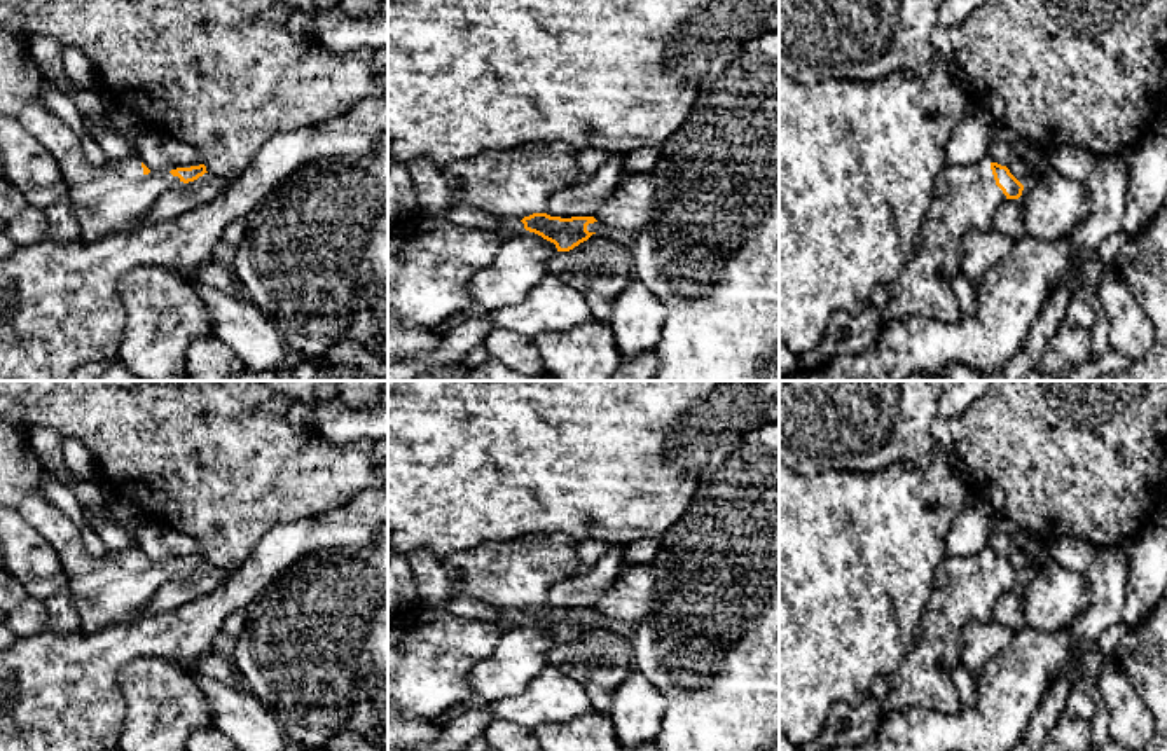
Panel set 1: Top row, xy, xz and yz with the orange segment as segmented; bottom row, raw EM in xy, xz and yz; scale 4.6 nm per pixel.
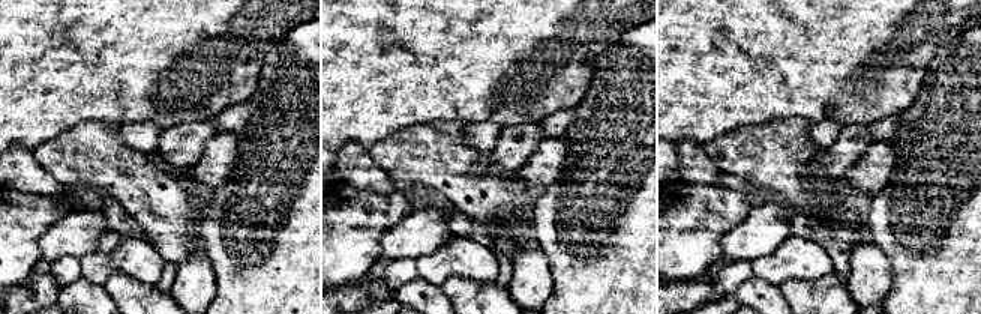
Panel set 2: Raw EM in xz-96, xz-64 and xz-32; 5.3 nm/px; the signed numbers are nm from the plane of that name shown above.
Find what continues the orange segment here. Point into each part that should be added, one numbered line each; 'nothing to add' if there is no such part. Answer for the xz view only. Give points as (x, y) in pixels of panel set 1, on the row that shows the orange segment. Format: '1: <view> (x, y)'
1: xz (512, 184)

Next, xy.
1: xy (114, 196)

